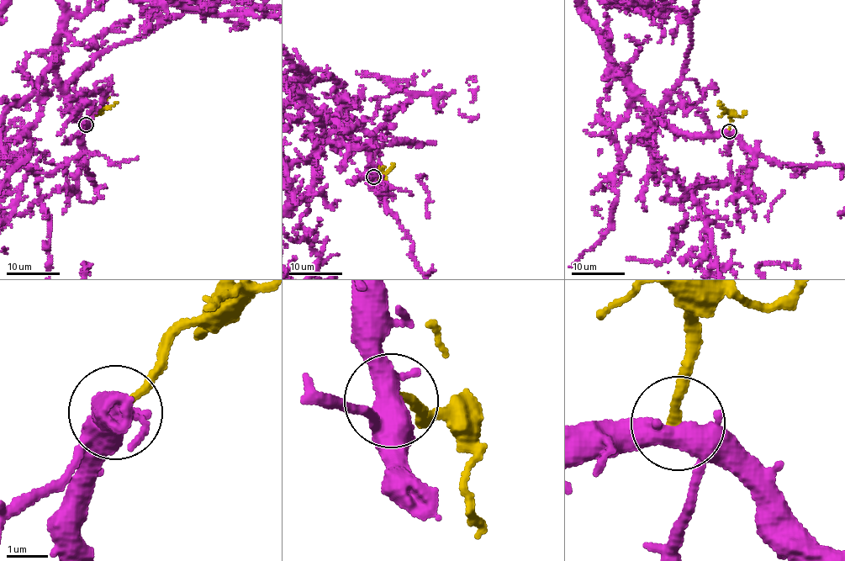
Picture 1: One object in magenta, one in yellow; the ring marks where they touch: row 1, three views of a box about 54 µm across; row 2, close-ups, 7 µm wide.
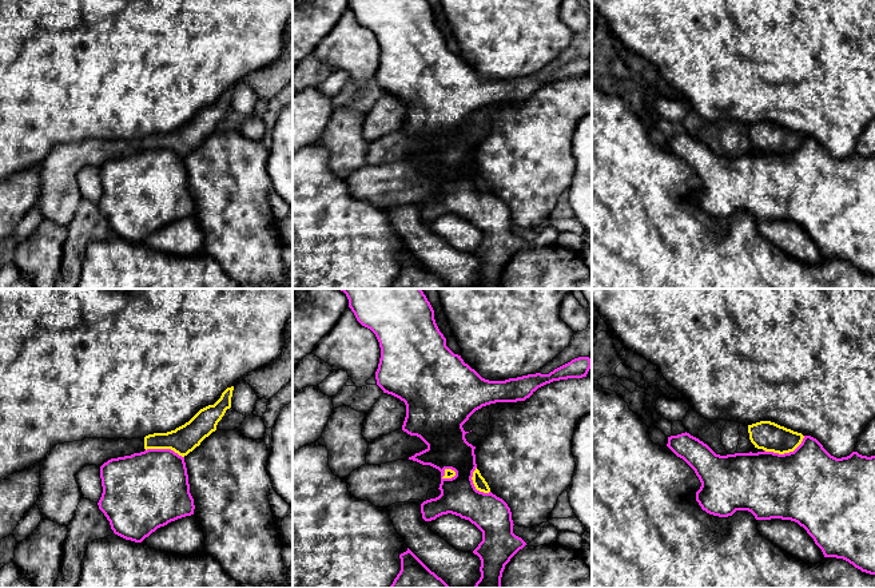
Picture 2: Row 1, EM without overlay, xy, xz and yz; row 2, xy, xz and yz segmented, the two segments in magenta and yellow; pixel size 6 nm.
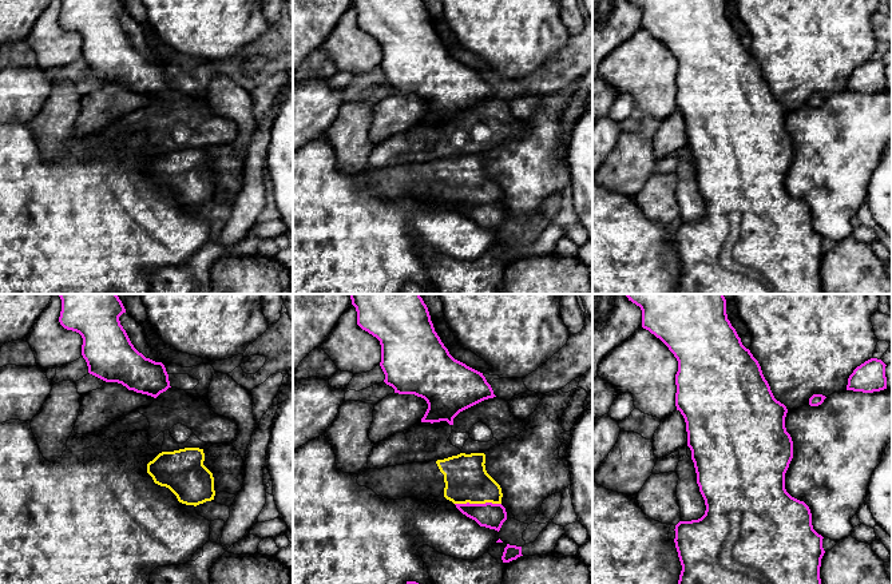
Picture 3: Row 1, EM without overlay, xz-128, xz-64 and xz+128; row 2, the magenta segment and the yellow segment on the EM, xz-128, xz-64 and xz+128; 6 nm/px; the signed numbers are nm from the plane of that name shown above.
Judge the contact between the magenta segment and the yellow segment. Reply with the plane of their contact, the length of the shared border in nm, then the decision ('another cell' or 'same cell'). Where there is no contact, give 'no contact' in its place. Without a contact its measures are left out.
meets magenta in yz; contact 260 nm long; another cell

